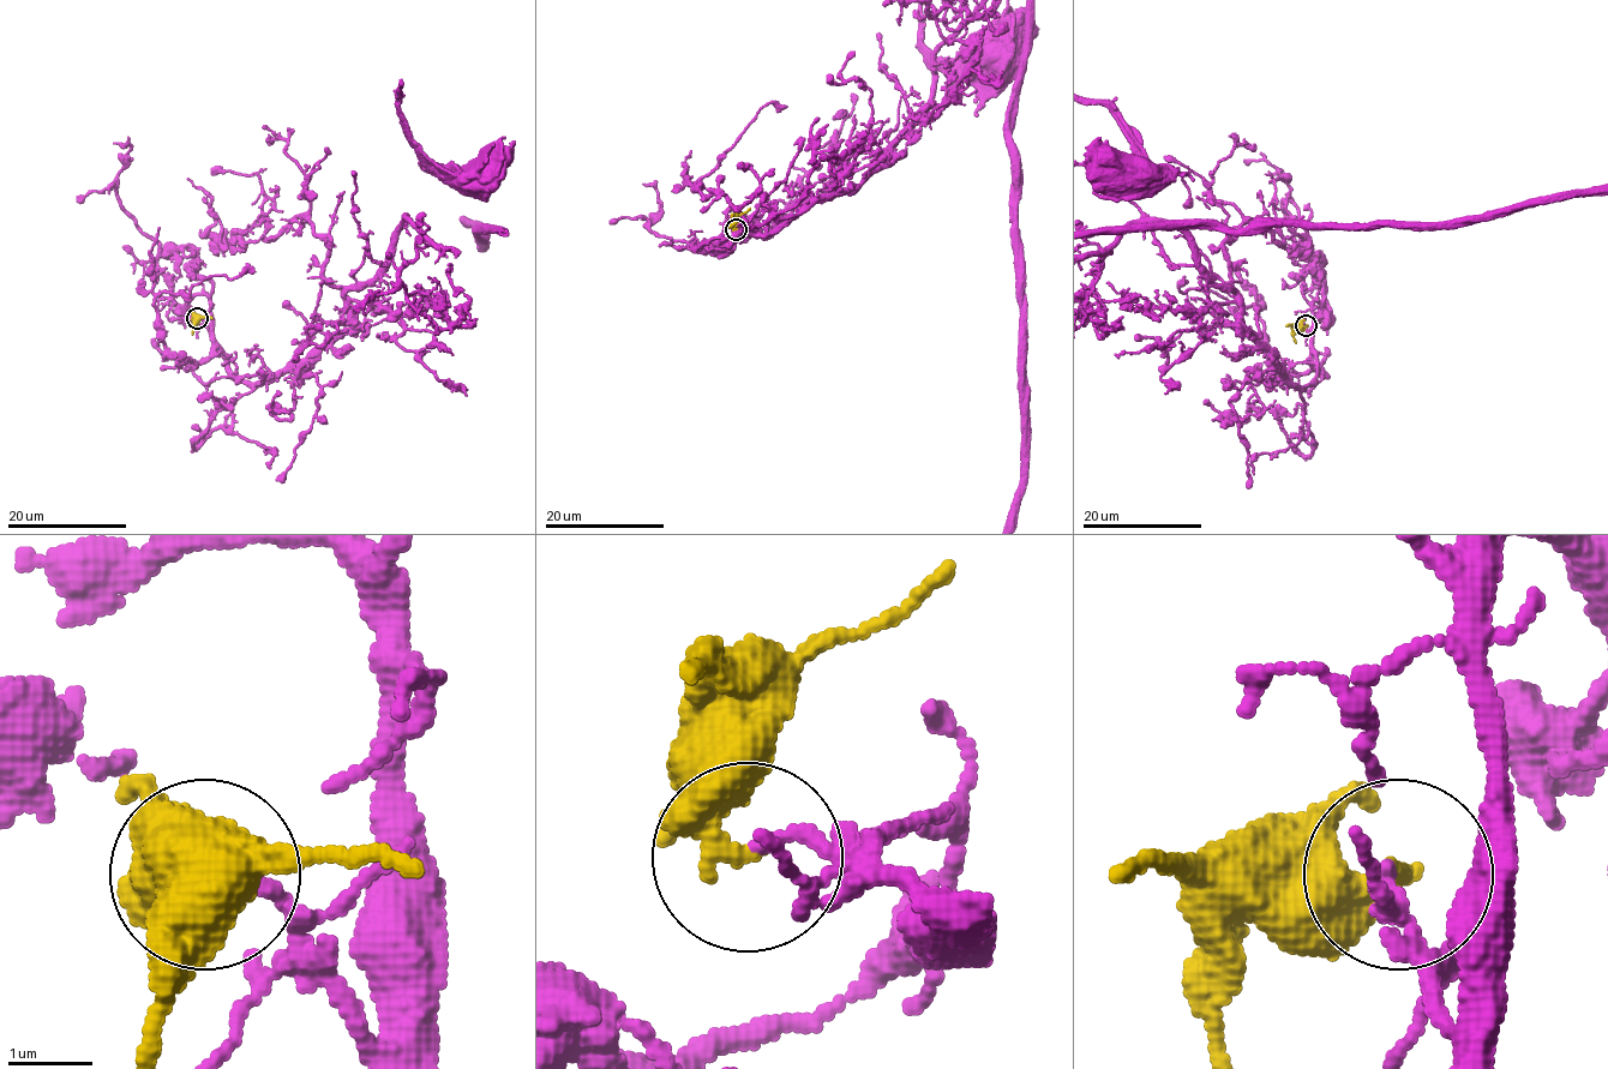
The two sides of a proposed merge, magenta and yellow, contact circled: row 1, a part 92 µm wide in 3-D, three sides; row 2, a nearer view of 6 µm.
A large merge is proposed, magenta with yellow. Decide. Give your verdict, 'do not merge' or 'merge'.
merge

